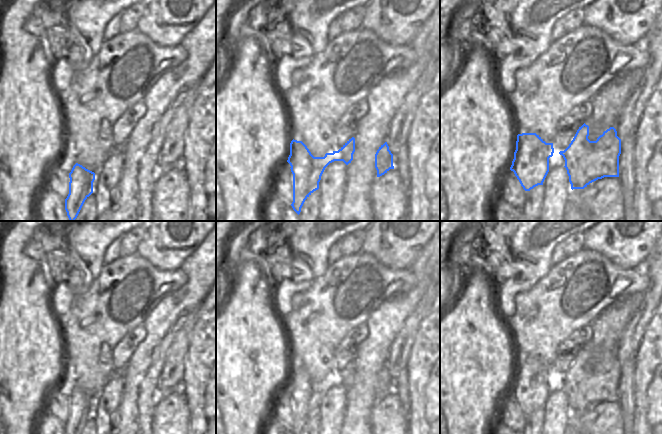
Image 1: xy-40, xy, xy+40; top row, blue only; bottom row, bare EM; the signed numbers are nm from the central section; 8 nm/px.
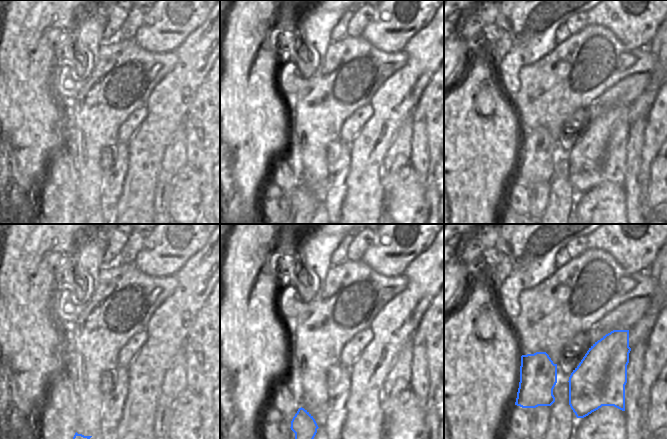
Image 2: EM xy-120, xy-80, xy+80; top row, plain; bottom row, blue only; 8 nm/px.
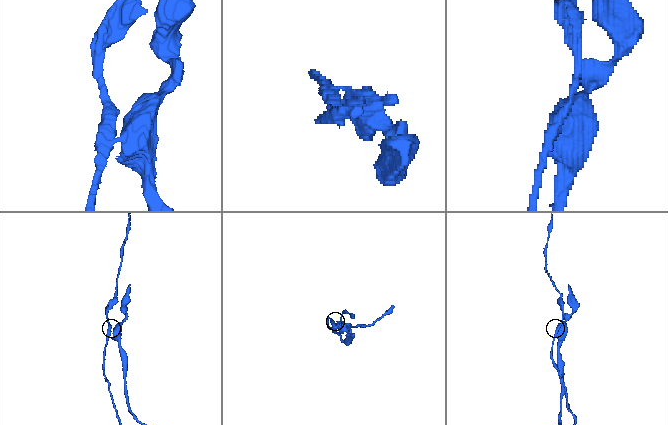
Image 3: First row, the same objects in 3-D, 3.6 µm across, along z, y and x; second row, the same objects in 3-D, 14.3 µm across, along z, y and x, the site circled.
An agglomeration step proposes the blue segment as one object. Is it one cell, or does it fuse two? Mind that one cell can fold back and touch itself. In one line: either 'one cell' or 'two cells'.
two cells

